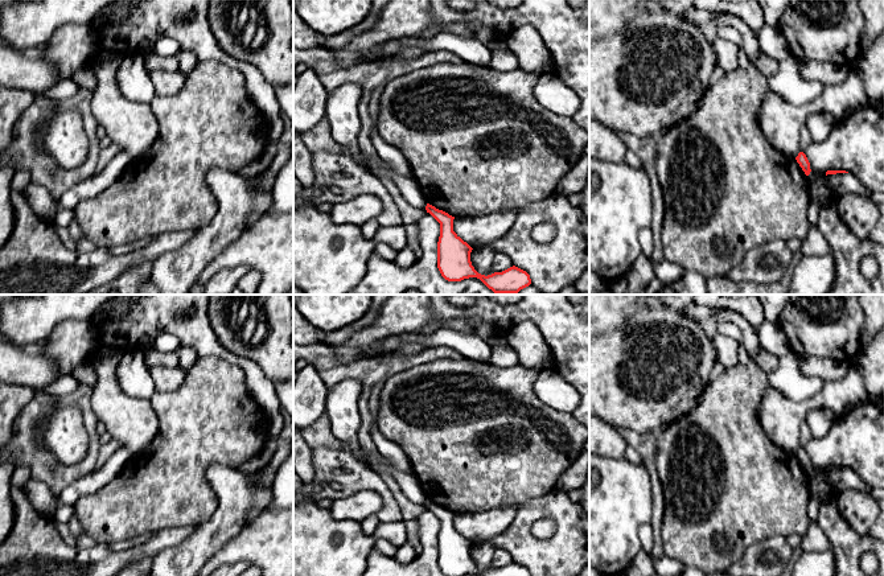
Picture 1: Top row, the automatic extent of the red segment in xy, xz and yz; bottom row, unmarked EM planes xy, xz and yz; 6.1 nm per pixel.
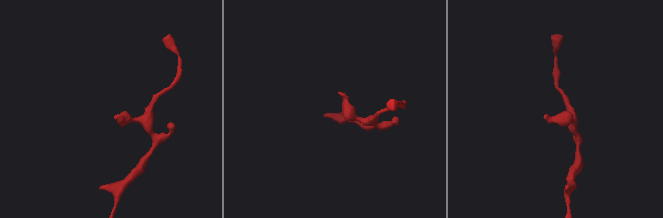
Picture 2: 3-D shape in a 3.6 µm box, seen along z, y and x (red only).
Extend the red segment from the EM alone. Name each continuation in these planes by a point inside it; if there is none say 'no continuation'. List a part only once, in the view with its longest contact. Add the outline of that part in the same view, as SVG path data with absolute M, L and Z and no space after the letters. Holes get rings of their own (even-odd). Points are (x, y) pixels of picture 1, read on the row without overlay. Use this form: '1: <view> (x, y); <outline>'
no continuation

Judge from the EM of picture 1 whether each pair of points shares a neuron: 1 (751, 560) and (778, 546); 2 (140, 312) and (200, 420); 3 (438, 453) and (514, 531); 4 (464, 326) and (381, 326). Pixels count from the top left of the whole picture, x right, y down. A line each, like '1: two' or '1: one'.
1: one
2: two
3: two
4: one

